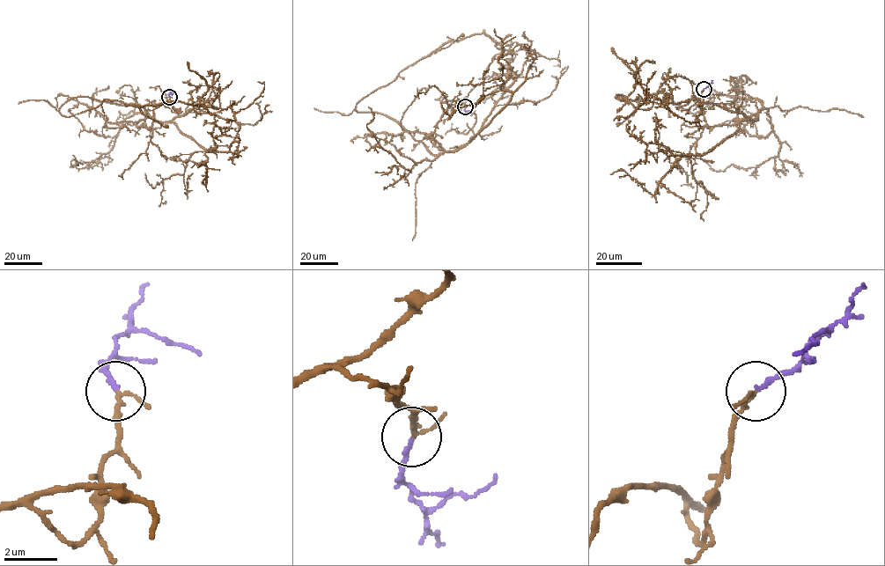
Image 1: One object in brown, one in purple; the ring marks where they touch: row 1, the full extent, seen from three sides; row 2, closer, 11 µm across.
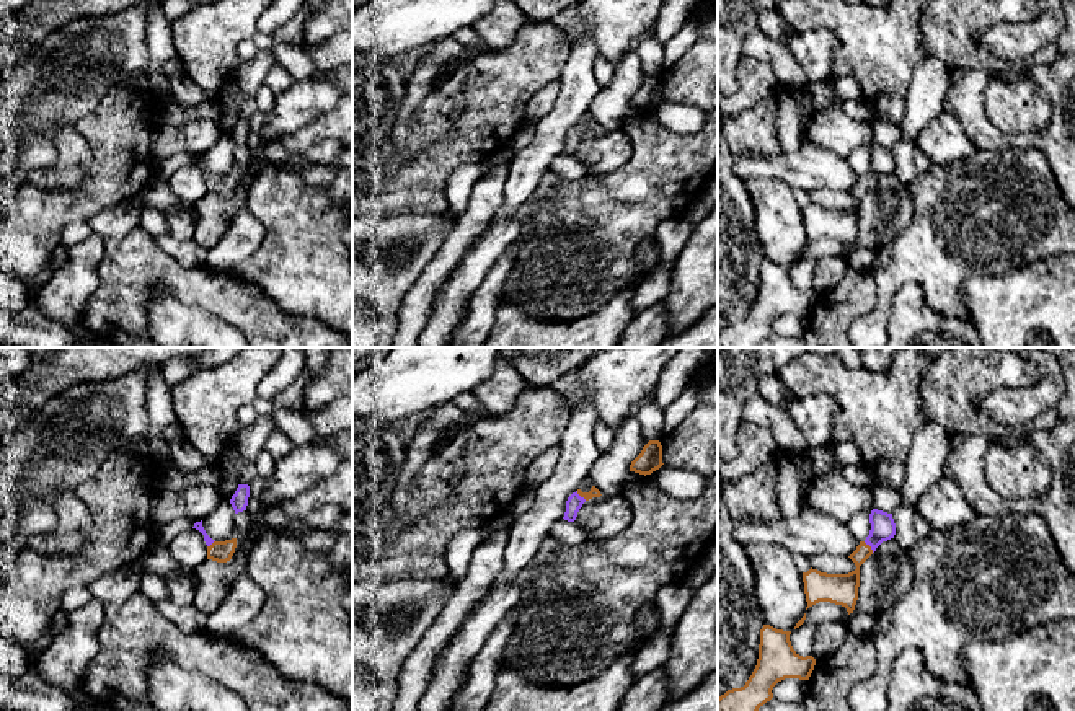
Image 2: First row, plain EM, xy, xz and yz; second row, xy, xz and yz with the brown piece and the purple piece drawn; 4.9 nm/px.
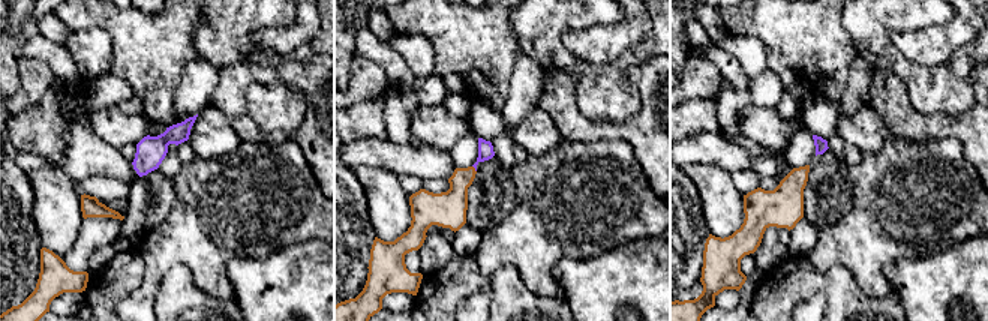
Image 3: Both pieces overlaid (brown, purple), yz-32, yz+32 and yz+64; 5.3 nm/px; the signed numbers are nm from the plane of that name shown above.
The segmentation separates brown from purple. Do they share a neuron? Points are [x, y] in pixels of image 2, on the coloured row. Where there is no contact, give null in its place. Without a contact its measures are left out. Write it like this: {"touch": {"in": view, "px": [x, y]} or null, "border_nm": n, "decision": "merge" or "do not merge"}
{"touch": {"in": "yz", "px": [870, 547]}, "border_nm": 80, "decision": "merge"}

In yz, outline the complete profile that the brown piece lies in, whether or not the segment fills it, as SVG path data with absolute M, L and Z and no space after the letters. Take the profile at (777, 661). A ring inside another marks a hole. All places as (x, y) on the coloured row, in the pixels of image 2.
M763 625L760 629L757 665L741 688L718 698L718 711L759 711L773 698L773 687L785 678L809 680L816 659L799 656L790 641L791 631Z

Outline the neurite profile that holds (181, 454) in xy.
M183 435L170 440L168 463L173 463L183 471L197 471L209 465L206 458L184 440Z

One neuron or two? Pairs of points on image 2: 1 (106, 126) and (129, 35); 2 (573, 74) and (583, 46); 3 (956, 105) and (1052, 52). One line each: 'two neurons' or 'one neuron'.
1: two neurons
2: one neuron
3: two neurons

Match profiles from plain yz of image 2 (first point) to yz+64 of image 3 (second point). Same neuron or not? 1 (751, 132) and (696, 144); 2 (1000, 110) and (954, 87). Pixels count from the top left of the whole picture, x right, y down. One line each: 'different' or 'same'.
1: different
2: same

